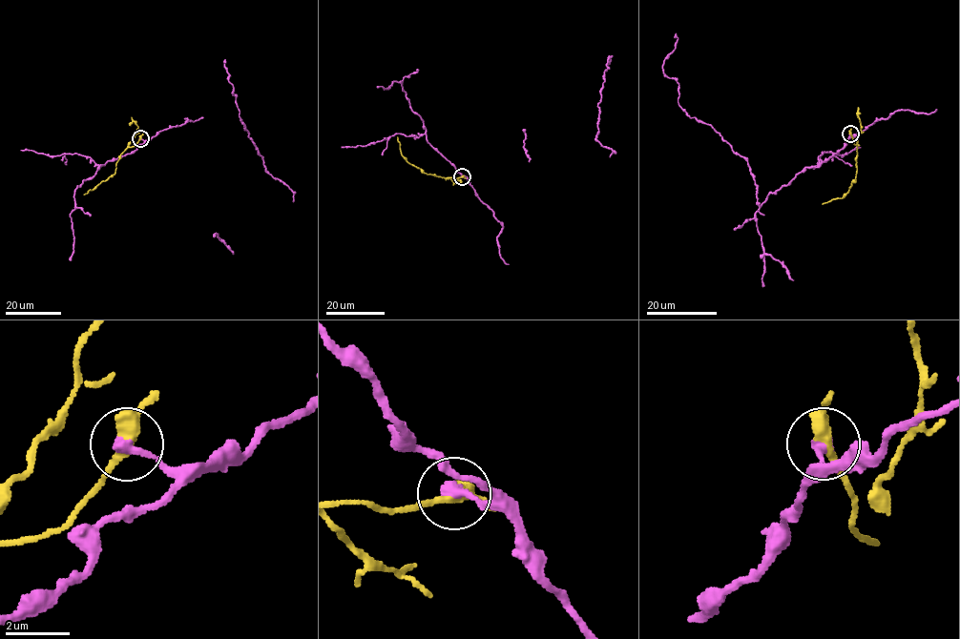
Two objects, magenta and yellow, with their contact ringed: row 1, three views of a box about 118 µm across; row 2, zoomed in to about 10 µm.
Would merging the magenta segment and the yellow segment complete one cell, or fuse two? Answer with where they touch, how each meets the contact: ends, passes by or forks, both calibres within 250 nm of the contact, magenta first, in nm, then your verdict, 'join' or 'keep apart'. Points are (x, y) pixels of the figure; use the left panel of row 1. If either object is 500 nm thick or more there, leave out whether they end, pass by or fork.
at (140, 138); magenta ends there; yellow passes by; 400 nm thick on the magenta side, 360 nm on the other; keep apart

